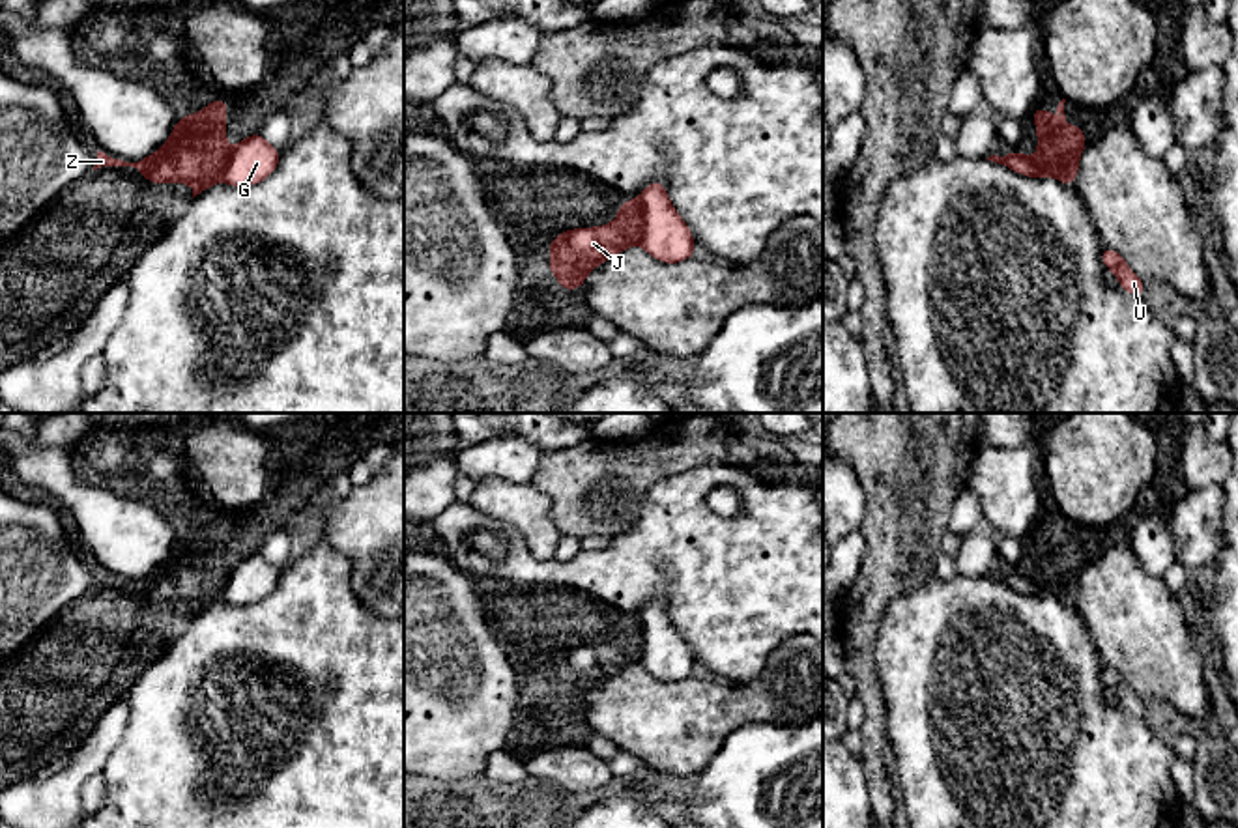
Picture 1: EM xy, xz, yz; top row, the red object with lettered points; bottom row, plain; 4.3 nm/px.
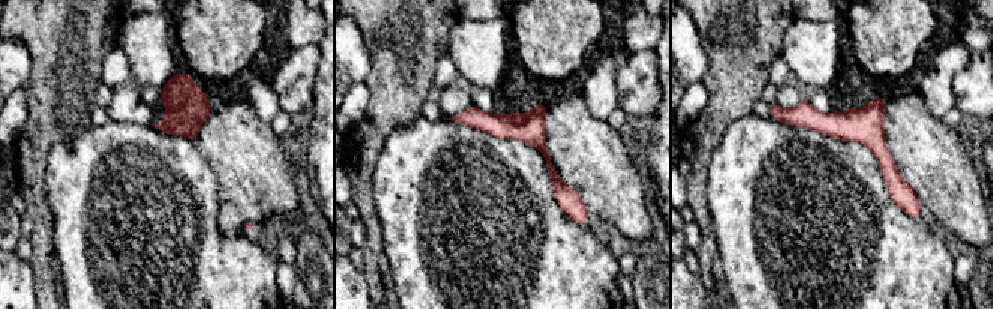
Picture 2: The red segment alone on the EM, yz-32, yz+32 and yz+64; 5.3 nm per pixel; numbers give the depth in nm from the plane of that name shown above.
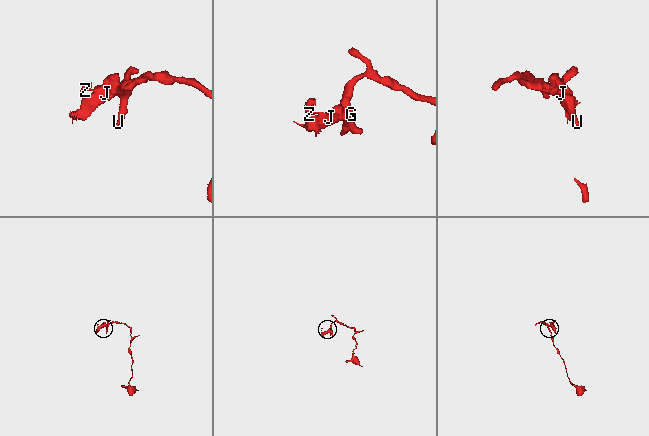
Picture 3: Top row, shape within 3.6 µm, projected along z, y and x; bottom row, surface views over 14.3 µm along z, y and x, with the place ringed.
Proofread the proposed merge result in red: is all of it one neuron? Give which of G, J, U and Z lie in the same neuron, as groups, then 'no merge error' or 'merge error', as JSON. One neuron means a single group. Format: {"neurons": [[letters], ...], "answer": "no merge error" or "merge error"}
{"neurons": [["G", "U"], ["J", "Z"]], "answer": "merge error"}

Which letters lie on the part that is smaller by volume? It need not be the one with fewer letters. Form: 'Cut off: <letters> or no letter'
Cut off: J, Z

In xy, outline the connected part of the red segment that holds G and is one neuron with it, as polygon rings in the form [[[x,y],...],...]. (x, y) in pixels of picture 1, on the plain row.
[[[260,551],[247,555],[224,579],[223,600],[234,606],[260,602],[277,587],[281,570],[269,564]]]

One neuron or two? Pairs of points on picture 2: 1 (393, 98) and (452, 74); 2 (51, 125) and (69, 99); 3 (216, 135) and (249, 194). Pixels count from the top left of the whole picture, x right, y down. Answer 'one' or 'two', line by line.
1: two
2: one
3: one

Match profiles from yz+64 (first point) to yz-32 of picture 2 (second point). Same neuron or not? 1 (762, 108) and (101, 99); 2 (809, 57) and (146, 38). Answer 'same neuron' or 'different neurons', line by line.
1: different neurons
2: same neuron

